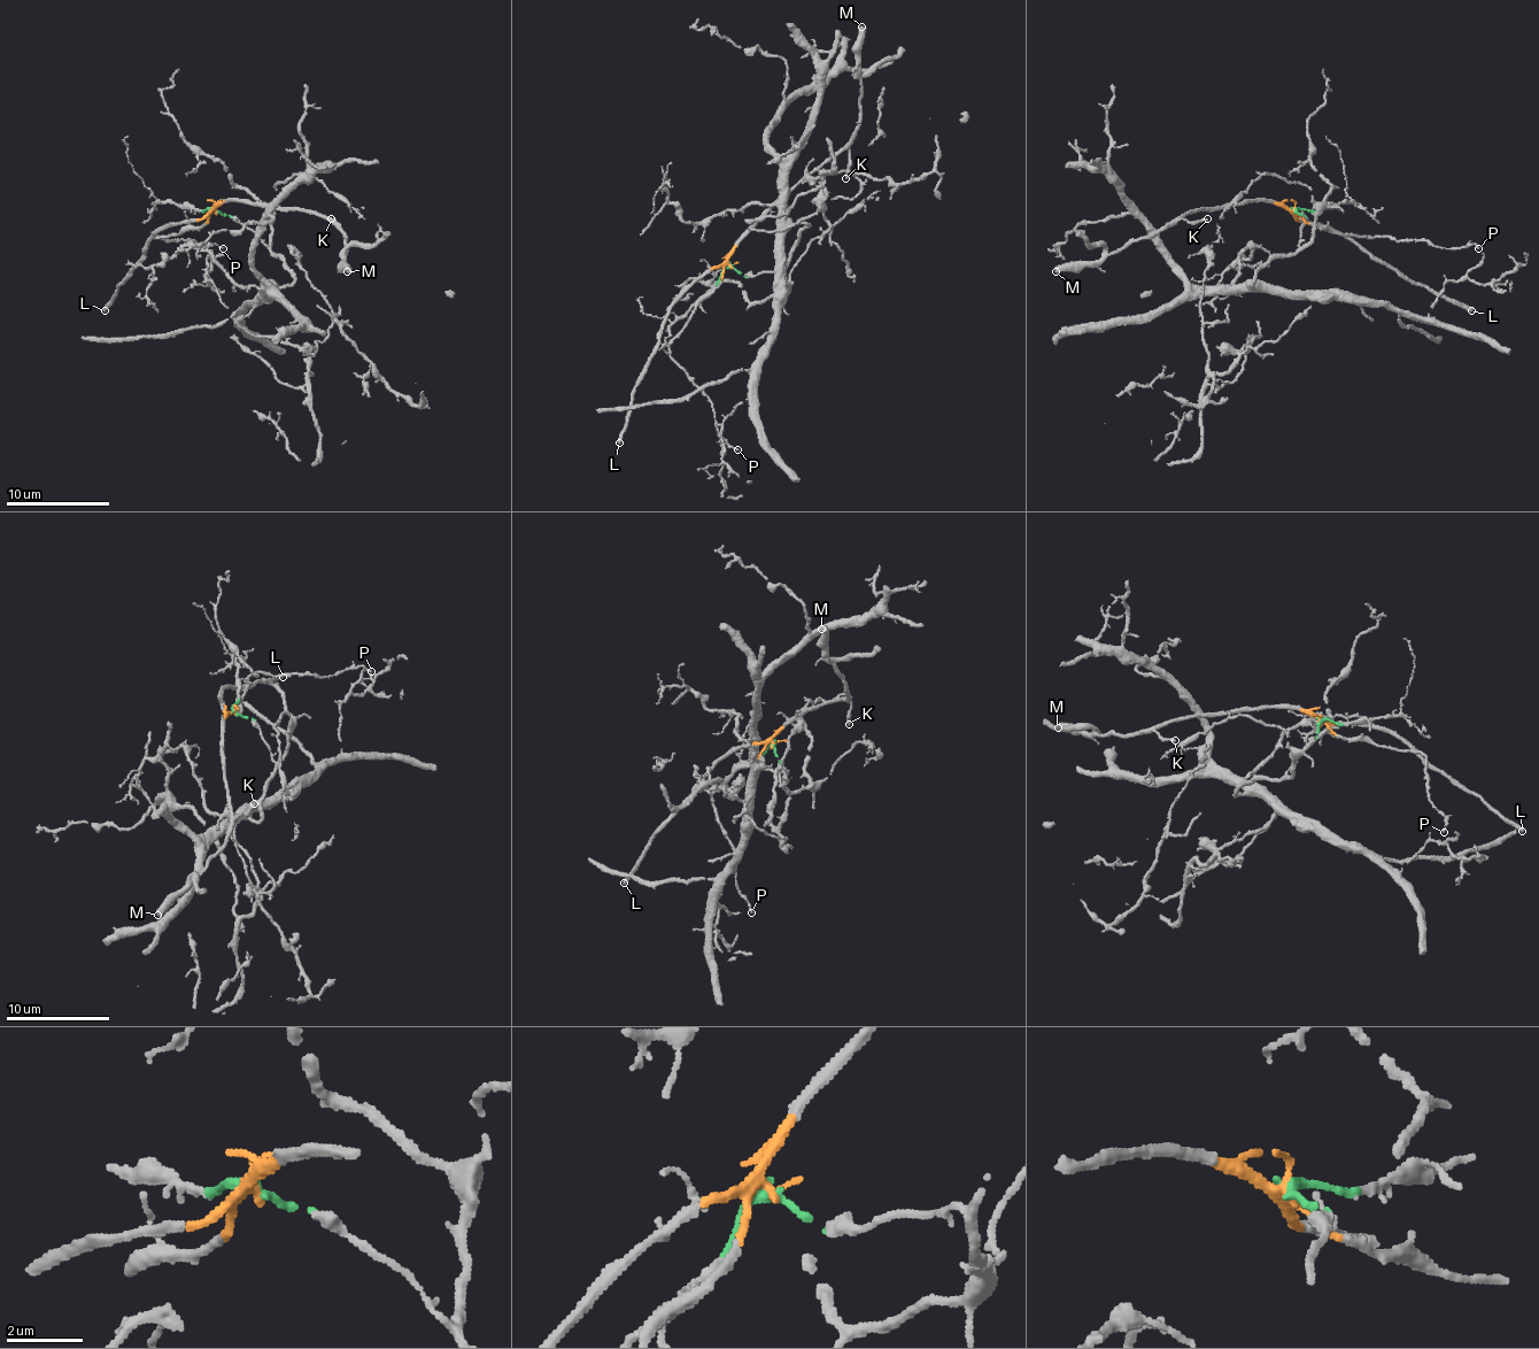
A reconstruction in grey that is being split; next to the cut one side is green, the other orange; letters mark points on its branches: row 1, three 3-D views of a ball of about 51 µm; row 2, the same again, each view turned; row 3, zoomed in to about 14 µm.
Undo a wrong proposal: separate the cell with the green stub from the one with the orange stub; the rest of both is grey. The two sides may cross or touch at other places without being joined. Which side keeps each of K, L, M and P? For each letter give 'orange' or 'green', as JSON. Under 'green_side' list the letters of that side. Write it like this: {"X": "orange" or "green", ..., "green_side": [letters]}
{"K": "orange", "L": "orange", "M": "orange", "P": "orange", "green_side": []}

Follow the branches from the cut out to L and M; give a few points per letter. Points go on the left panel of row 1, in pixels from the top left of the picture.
L: (215, 210), (163, 225), (120, 283), (105, 311)
M: (215, 210), (215, 205), (231, 200), (322, 213), (345, 236), (347, 272)

